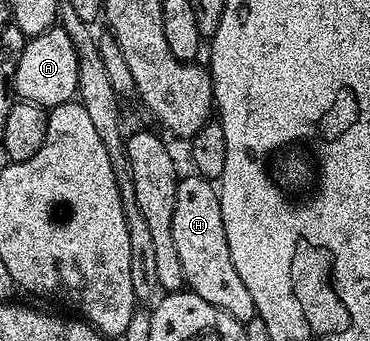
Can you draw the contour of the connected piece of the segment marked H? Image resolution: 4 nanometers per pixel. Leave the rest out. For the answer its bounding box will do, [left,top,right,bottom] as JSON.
[173,172,257,323]

